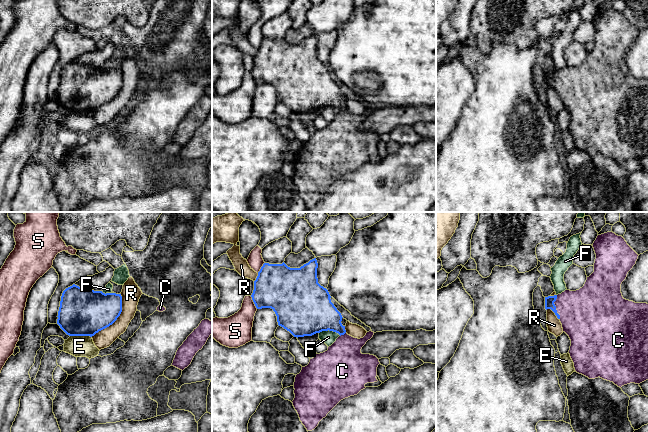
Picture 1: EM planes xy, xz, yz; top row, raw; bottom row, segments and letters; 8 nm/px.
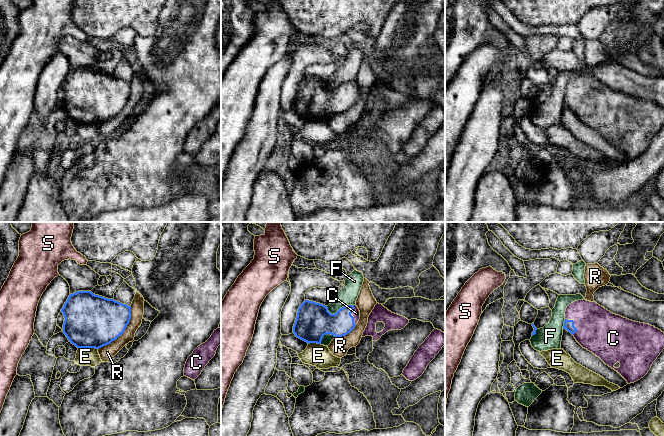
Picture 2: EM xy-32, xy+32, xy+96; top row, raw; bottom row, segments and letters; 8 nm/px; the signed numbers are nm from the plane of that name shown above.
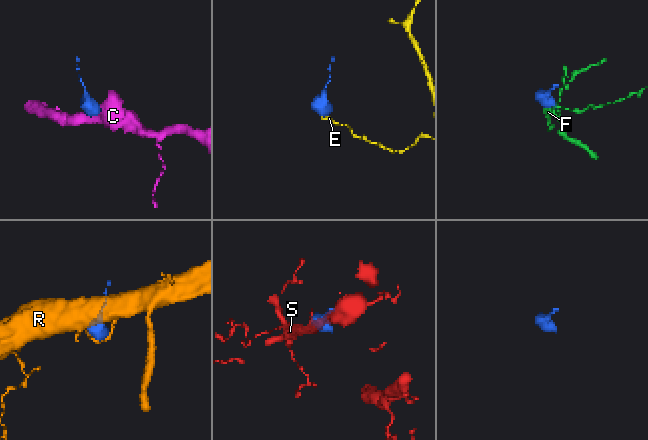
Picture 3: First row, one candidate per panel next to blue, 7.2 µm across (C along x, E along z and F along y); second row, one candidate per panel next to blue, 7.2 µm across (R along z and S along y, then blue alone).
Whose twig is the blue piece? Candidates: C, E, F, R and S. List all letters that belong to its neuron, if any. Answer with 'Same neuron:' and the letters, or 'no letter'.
Same neuron: C

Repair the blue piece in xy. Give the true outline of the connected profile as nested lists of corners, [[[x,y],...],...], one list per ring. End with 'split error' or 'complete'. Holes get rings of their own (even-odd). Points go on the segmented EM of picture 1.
[[[75,284],[66,288],[61,296],[57,324],[69,336],[94,336],[112,325],[122,312],[122,296],[79,287]]]; complete

